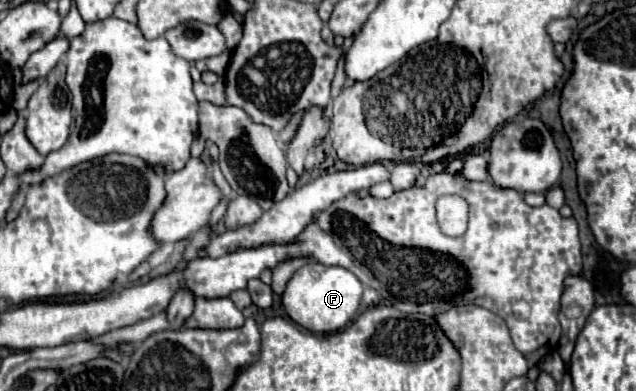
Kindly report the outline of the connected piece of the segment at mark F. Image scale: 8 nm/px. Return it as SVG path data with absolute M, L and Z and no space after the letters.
M309 262L303 268L299 268L289 280L283 294L283 306L287 314L309 332L315 334L337 332L345 328L357 314L361 304L361 294L363 294L363 284L357 280L353 272L341 266L325 266L319 262Z

